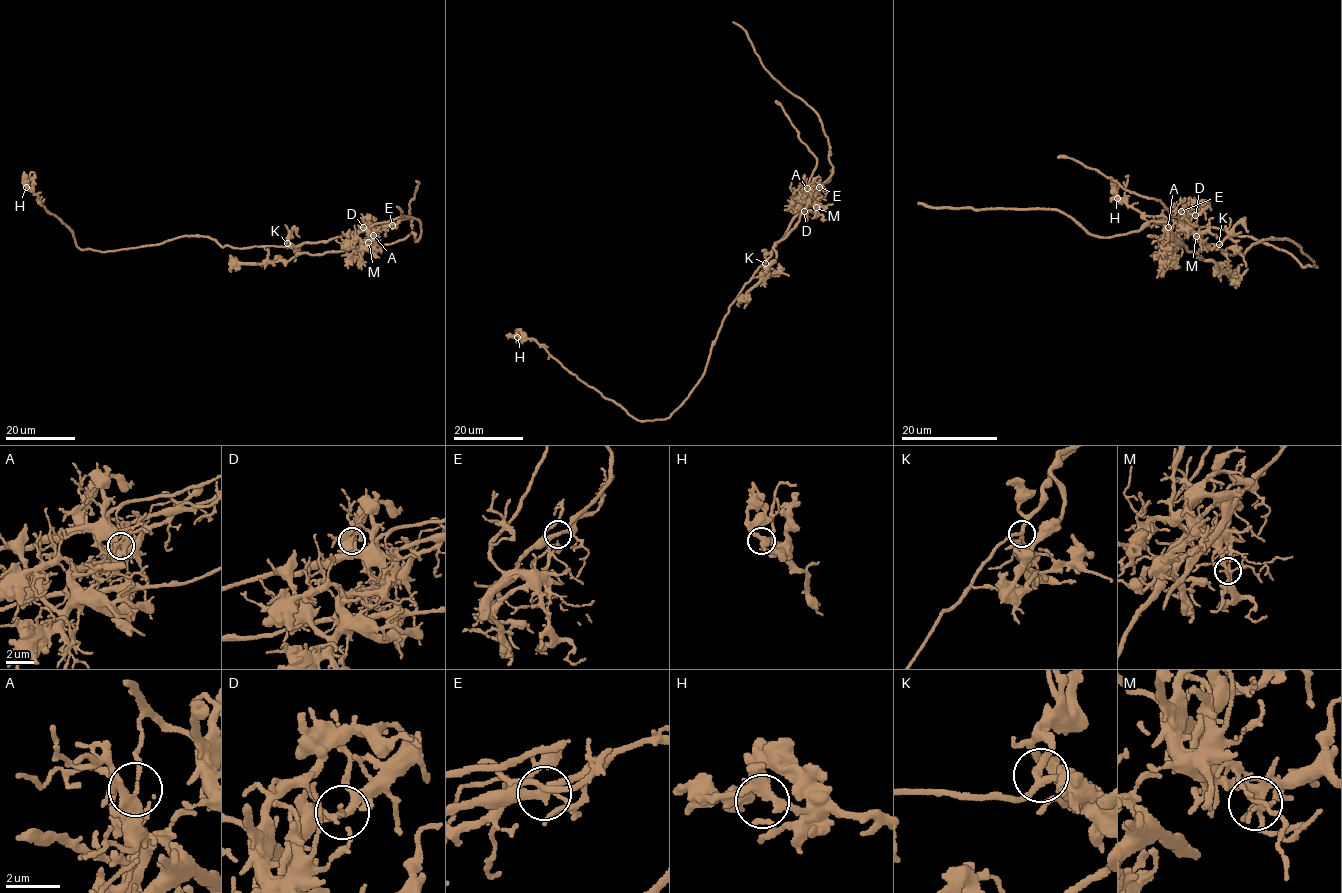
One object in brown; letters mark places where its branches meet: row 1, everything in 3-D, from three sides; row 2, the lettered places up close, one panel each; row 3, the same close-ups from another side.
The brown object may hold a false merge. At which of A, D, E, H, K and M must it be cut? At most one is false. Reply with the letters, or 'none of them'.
A

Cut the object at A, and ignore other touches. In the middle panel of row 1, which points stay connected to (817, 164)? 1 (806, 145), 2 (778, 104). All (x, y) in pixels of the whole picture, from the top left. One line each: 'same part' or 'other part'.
1: same part
2: same part

